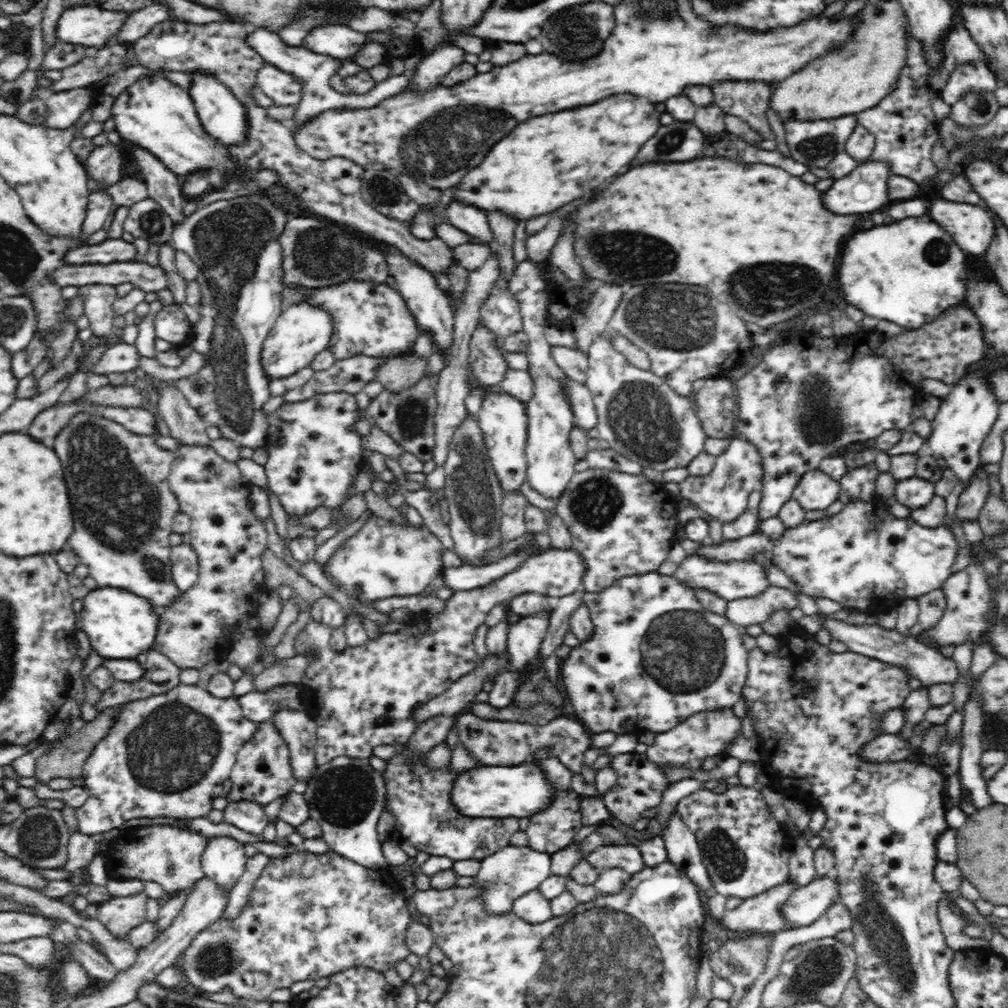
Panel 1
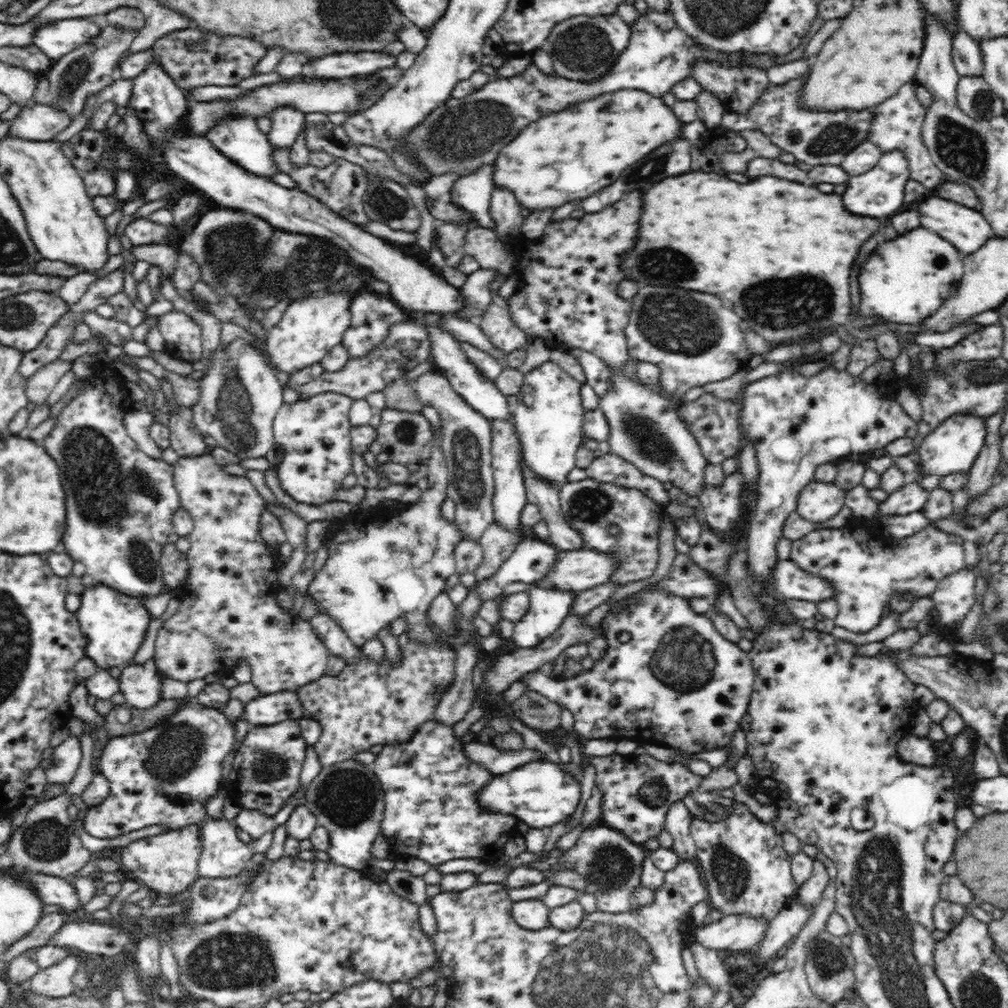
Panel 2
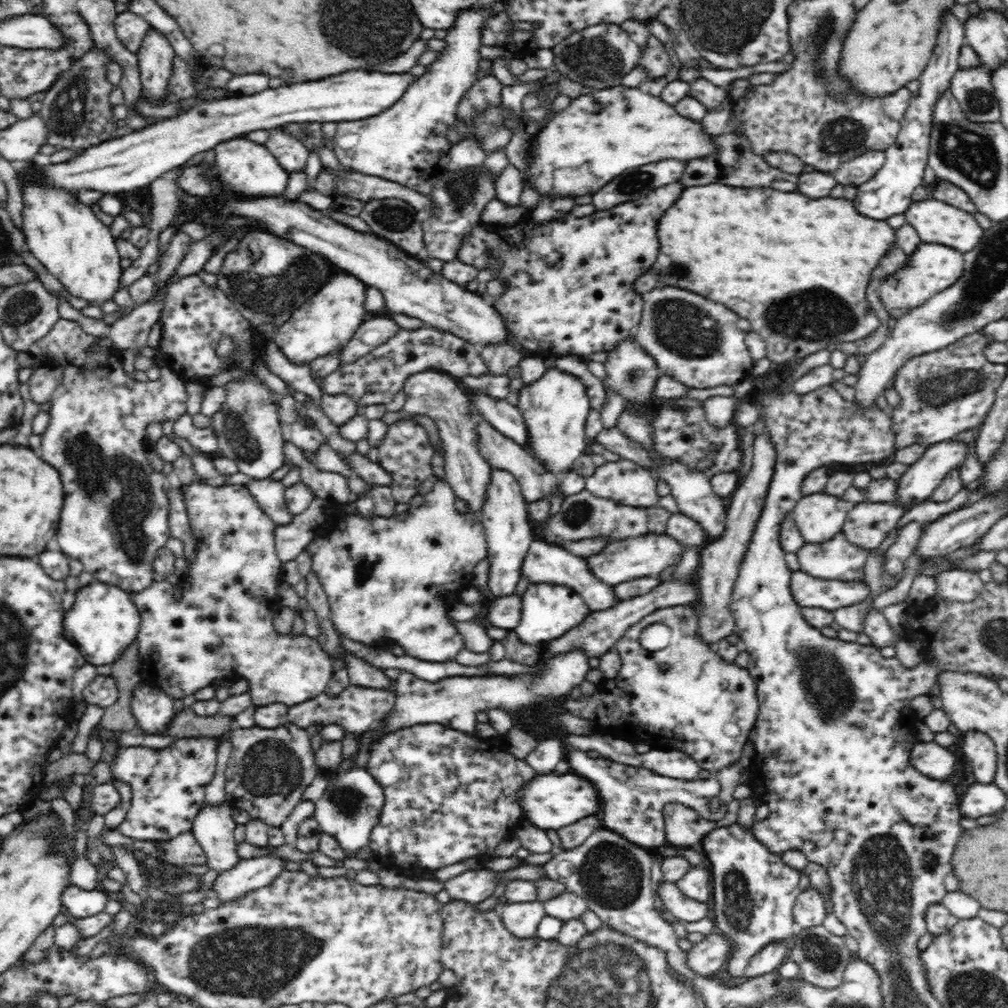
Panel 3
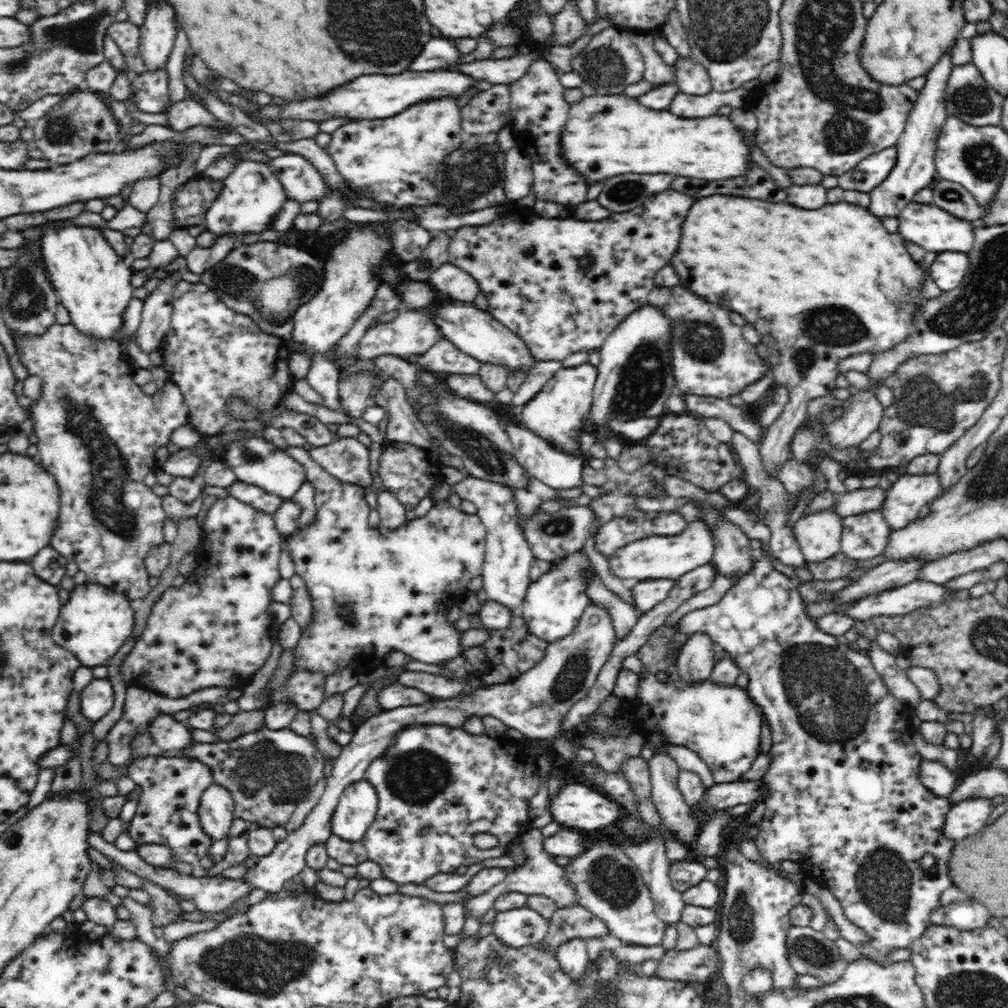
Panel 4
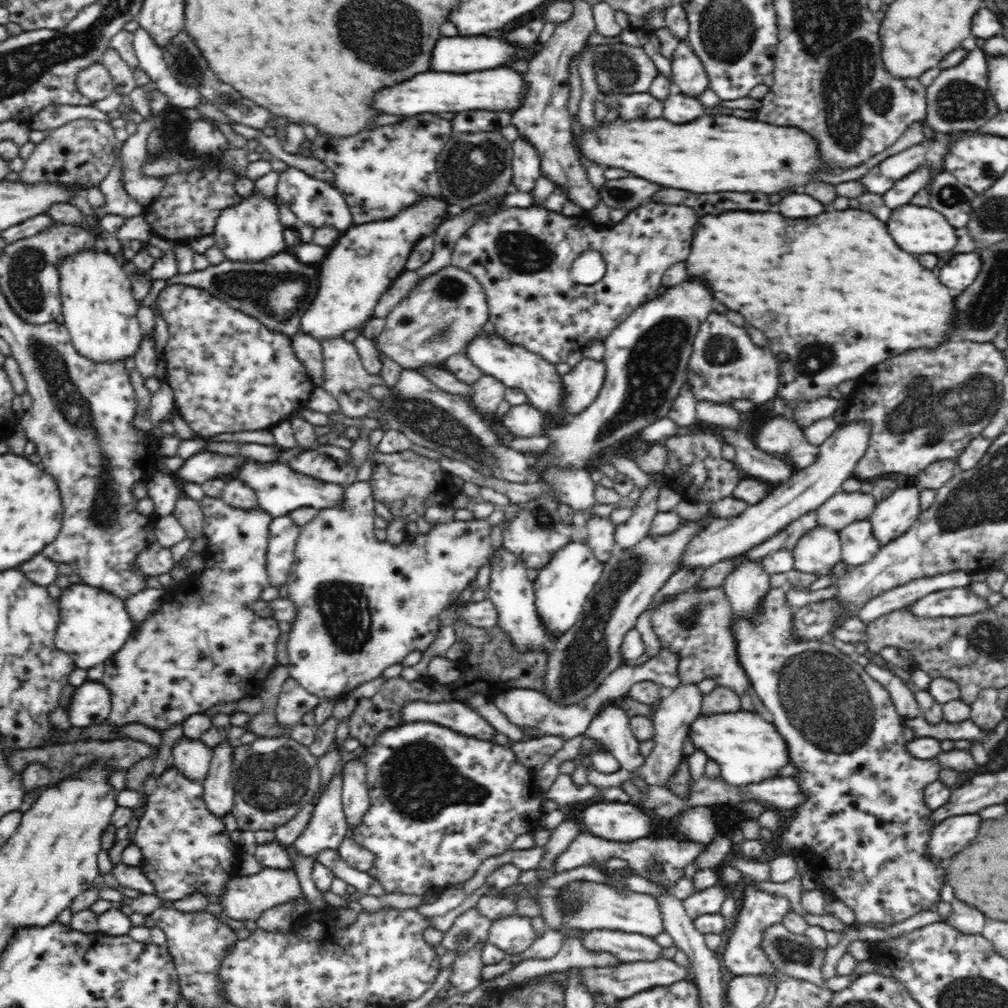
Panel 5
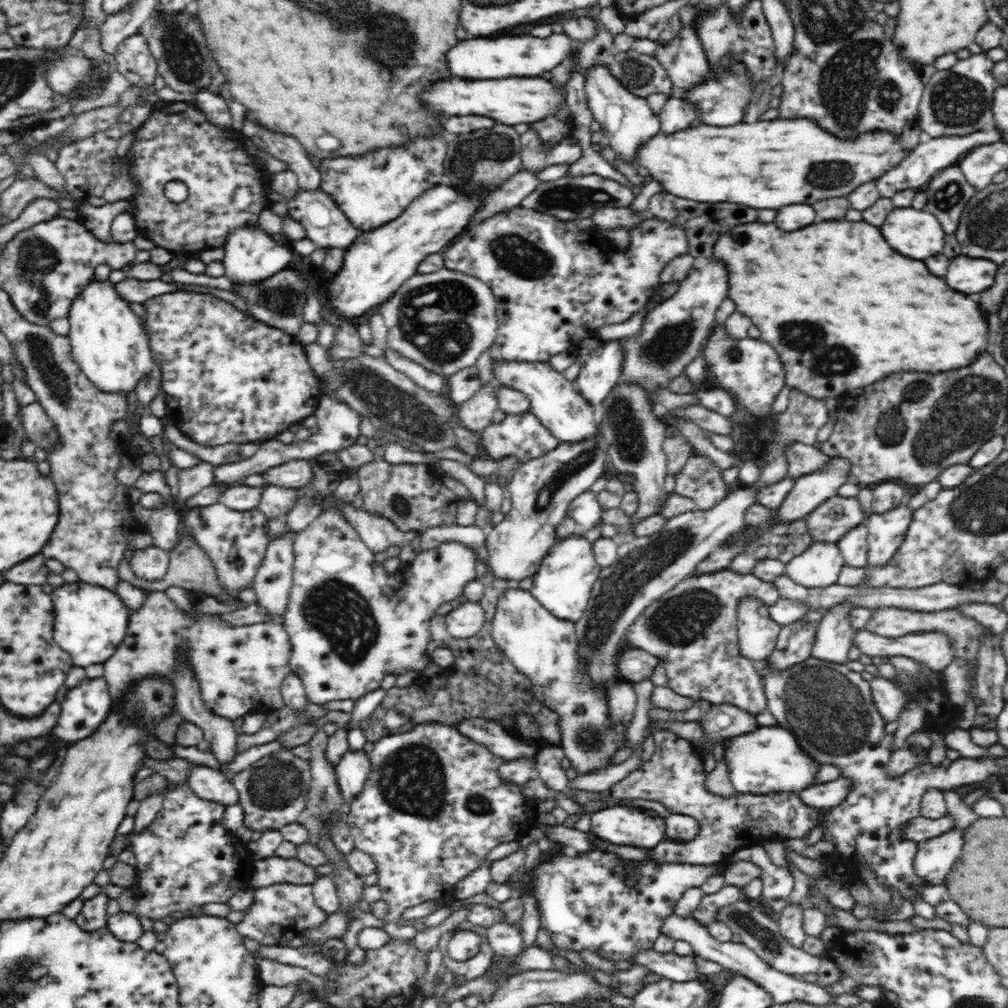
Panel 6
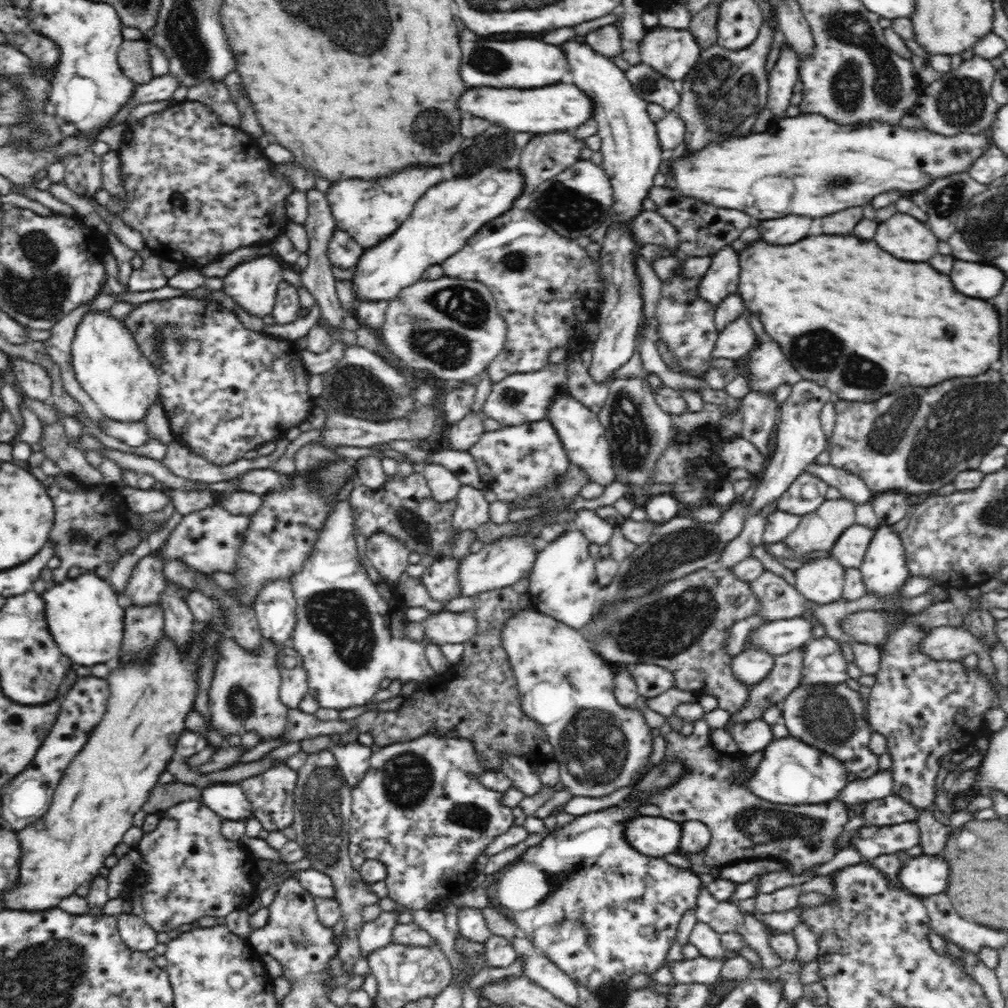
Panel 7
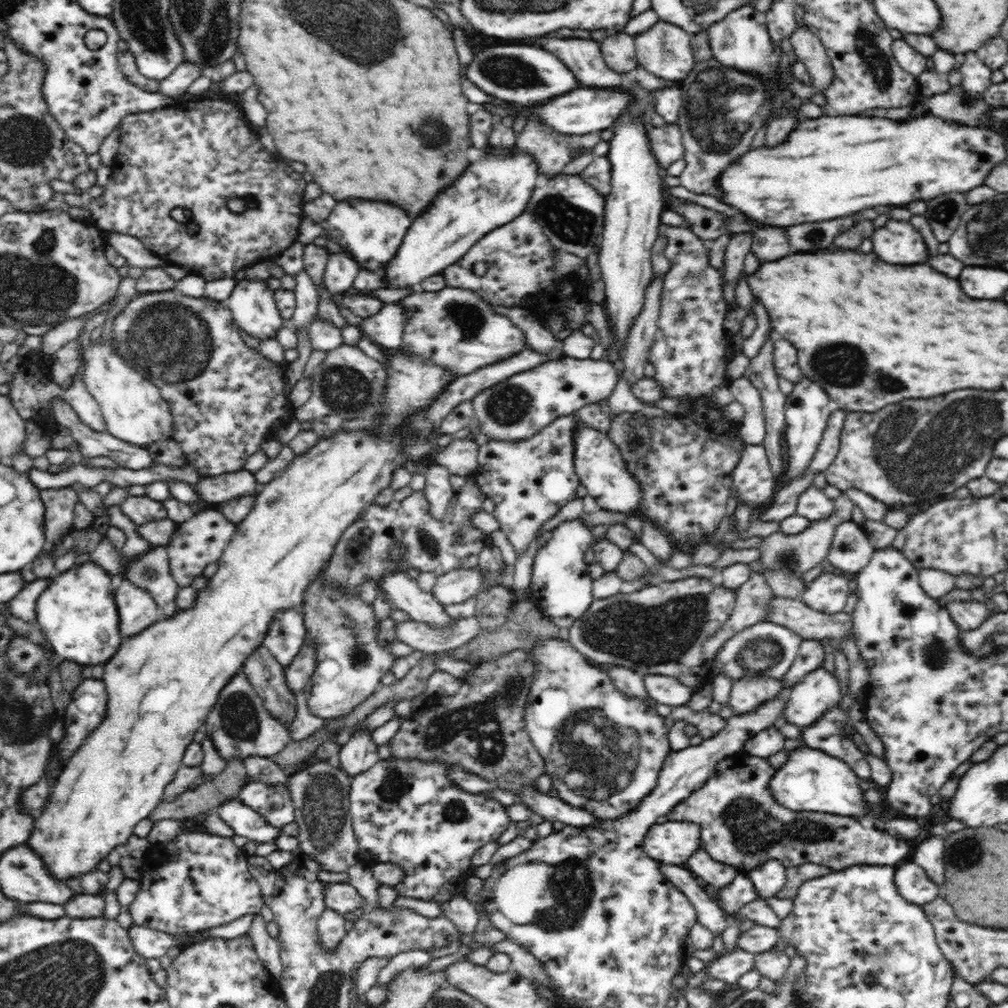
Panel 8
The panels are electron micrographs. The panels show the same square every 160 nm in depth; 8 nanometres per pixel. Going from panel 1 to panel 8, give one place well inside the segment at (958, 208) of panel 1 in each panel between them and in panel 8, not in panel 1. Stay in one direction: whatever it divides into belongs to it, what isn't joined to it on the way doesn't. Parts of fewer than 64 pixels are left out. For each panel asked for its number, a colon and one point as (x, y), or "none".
2: (968, 230)
3: (936, 223)
4: (925, 225)
5: (919, 230)
6: (918, 235)
7: (902, 236)
8: (896, 243)

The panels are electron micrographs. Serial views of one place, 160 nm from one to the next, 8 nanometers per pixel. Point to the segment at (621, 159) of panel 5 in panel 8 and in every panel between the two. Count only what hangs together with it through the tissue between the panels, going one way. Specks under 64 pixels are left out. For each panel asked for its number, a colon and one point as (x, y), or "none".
6: (769, 163)
7: (806, 165)
8: (829, 165)

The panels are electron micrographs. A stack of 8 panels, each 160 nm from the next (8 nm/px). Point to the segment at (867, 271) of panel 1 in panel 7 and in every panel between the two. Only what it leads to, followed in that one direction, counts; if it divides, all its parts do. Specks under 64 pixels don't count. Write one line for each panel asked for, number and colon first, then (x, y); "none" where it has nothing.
2: (906, 280)
3: (934, 268)
4: (949, 269)
5: (958, 274)
6: (969, 275)
7: (975, 280)

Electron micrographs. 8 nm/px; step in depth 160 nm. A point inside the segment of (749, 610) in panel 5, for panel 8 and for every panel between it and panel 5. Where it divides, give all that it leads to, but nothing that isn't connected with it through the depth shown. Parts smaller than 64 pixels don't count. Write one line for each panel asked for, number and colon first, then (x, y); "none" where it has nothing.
6: (757, 633)
7: (752, 665)
8: (747, 693)

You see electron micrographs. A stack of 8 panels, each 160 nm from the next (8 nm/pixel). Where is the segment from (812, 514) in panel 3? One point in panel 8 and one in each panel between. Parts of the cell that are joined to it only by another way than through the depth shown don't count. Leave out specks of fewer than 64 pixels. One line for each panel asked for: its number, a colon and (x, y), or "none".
4: (818, 535)
5: (817, 552)
6: (820, 565)
7: (822, 581)
8: (828, 593)

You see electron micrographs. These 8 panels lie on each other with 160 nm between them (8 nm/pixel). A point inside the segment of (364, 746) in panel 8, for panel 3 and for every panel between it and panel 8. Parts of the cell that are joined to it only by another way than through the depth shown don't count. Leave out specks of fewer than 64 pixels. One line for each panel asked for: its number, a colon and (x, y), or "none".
3: (353, 802)
4: (357, 807)
5: (355, 792)
6: (353, 769)
7: (353, 759)

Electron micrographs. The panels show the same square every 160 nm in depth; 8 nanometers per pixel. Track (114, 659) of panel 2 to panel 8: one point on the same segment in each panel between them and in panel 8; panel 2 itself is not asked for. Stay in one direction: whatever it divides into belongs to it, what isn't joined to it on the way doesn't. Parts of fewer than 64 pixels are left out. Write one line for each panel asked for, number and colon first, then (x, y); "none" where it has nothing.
3: (104, 620)
4: (96, 621)
5: (95, 623)
6: (90, 636)
7: (86, 616)
8: (78, 615)

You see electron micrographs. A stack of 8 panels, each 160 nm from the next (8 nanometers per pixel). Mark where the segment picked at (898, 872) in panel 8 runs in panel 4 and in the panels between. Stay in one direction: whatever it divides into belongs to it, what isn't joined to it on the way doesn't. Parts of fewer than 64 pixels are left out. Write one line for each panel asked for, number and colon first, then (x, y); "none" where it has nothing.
4: (966, 817)
5: (948, 837)
6: (935, 857)
7: (924, 875)

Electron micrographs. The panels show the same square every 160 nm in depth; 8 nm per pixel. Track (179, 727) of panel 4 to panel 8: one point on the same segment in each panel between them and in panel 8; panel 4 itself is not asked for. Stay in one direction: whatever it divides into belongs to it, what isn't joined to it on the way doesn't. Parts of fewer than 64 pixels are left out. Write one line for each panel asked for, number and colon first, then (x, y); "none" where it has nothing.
5: (192, 758)
6: (208, 784)
7: (226, 799)
8: (246, 822)

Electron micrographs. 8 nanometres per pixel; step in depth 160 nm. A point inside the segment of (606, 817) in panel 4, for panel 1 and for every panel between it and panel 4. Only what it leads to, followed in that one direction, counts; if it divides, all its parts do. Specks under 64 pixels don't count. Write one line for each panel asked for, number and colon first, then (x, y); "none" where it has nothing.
1: (516, 791)
2: (539, 793)
3: (550, 801)

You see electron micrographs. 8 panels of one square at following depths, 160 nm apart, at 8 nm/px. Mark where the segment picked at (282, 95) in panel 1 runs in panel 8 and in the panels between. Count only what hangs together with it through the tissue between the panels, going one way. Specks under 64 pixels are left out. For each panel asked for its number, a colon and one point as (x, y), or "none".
2: (286, 121)
3: (292, 155)
4: (302, 182)
5: (316, 203)
6: (326, 225)
7: (343, 251)
8: (341, 270)

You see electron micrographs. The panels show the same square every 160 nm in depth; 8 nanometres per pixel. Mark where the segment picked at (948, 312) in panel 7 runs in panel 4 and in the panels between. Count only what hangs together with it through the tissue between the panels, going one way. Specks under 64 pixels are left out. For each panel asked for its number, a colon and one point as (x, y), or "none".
4: (820, 285)
5: (834, 296)
6: (842, 309)

